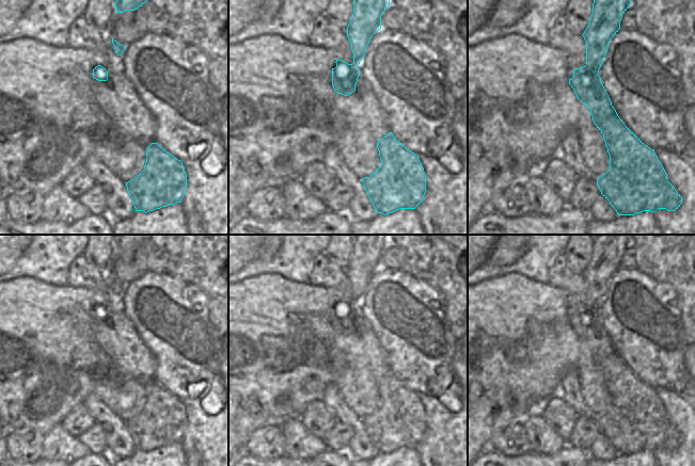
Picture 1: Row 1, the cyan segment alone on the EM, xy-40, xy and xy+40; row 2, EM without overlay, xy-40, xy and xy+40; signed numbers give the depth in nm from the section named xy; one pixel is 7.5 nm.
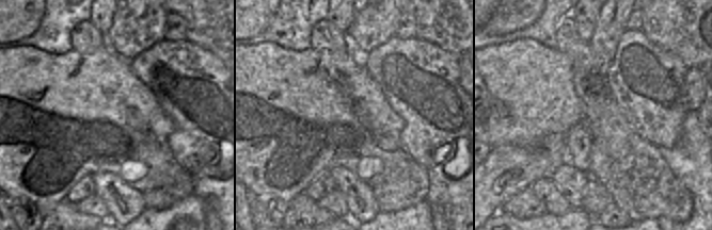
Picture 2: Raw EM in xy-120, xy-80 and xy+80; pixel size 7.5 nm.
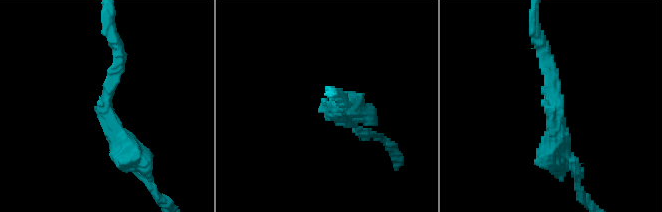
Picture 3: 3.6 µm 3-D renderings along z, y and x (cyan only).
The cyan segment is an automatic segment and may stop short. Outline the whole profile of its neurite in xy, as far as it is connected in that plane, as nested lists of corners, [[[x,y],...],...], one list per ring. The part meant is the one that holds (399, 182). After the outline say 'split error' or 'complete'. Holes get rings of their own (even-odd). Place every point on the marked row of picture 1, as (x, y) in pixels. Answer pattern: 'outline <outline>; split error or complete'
outline [[[392,132],[379,140],[377,148],[381,165],[369,177],[362,179],[376,212],[386,215],[399,209],[415,209],[426,193],[426,174],[418,156],[397,141]]]; complete

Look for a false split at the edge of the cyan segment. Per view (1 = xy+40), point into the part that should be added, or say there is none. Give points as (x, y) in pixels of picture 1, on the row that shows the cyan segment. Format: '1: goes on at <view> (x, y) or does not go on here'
1: does not go on here

